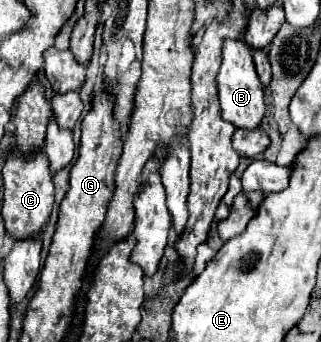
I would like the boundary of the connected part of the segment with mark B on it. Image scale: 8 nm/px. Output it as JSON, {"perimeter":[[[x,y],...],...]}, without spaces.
{"perimeter":[[[230,38],[224,40],[222,66],[220,66],[216,82],[218,82],[222,118],[226,122],[232,122],[236,128],[256,130],[264,118],[264,112],[266,112],[264,86],[258,78],[254,64],[252,64],[252,48],[244,40],[230,40]]]}

